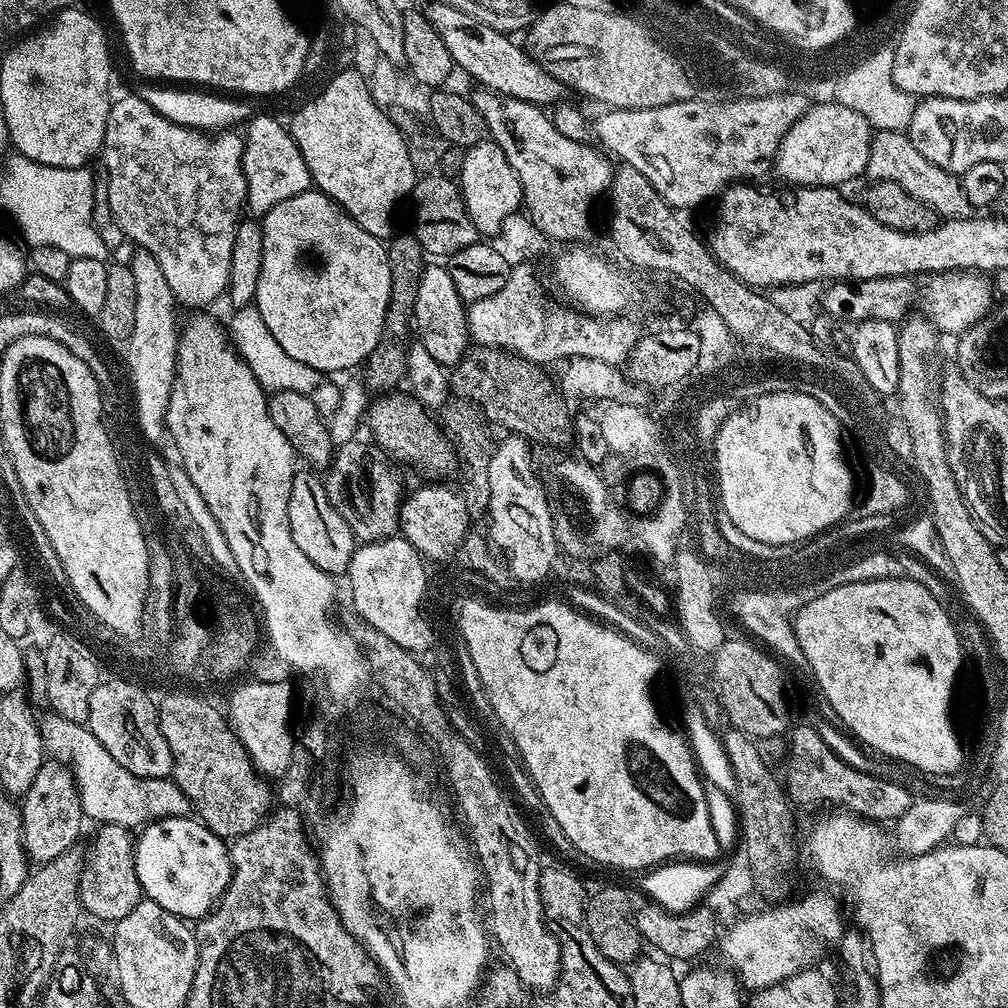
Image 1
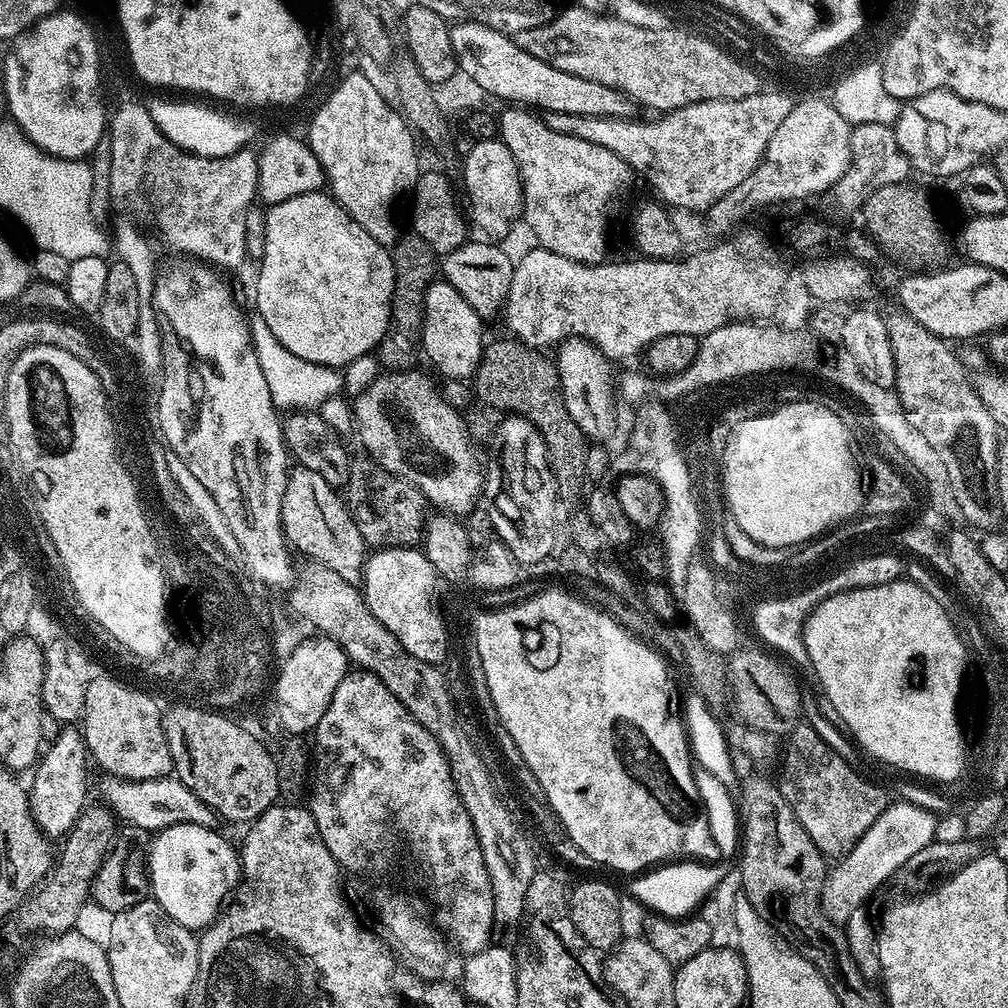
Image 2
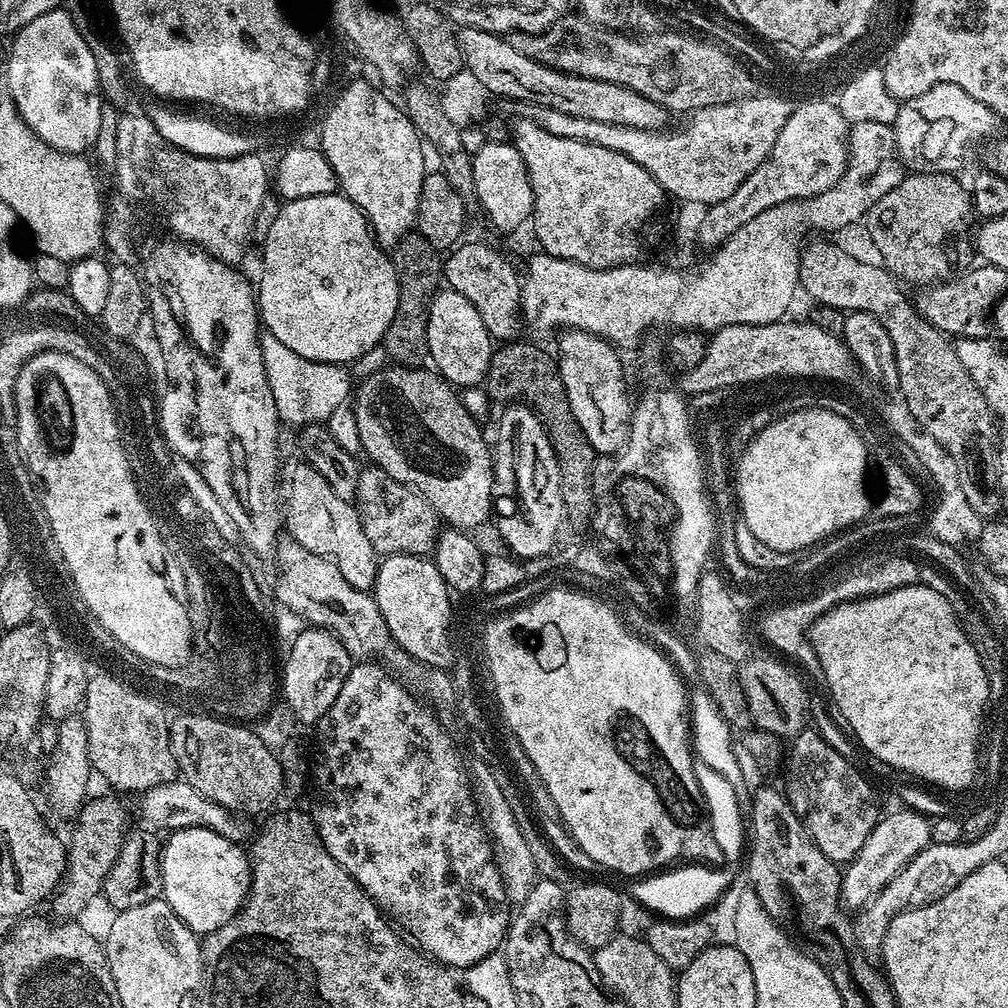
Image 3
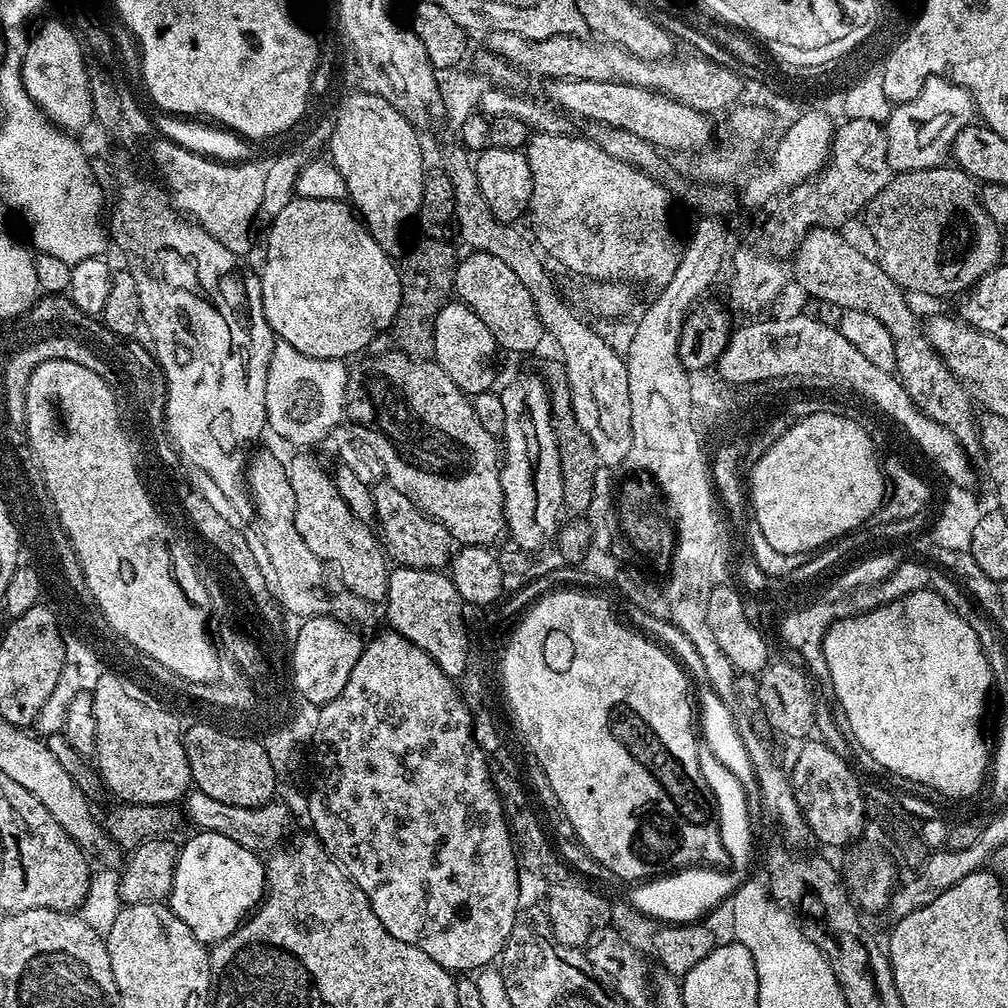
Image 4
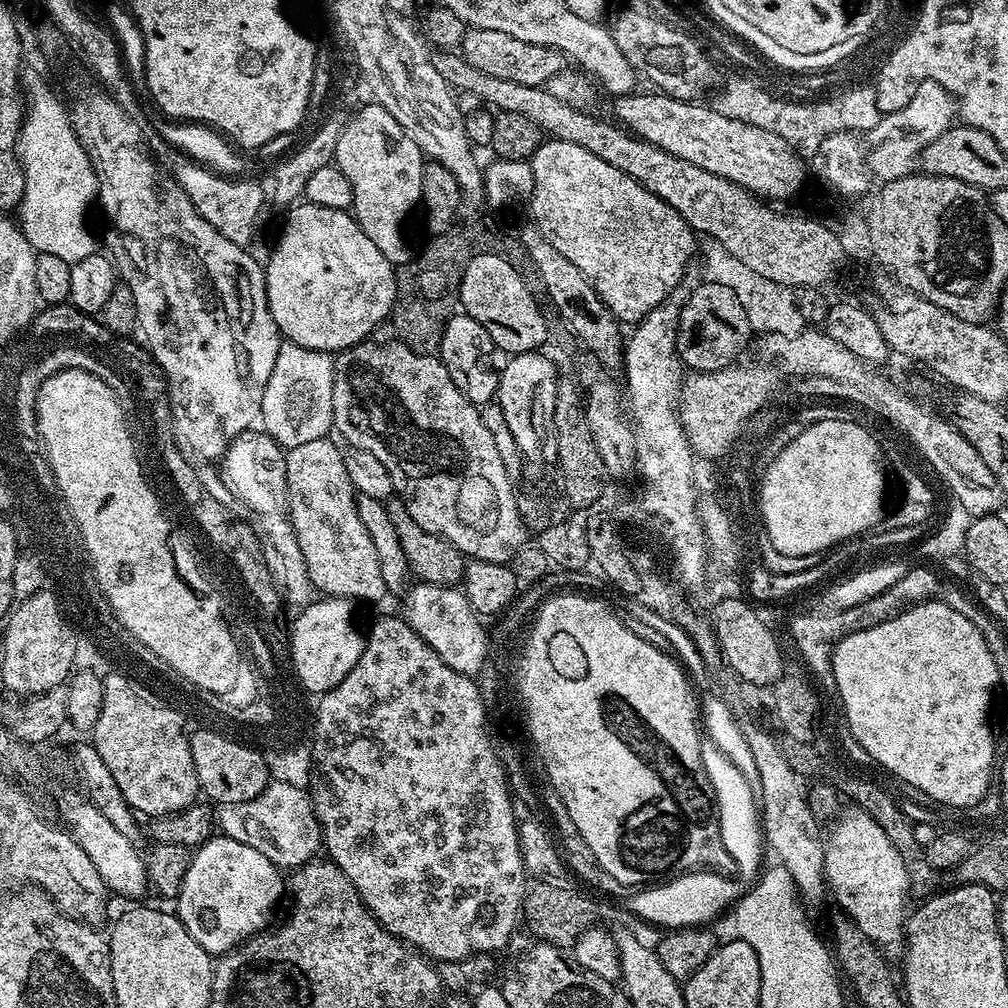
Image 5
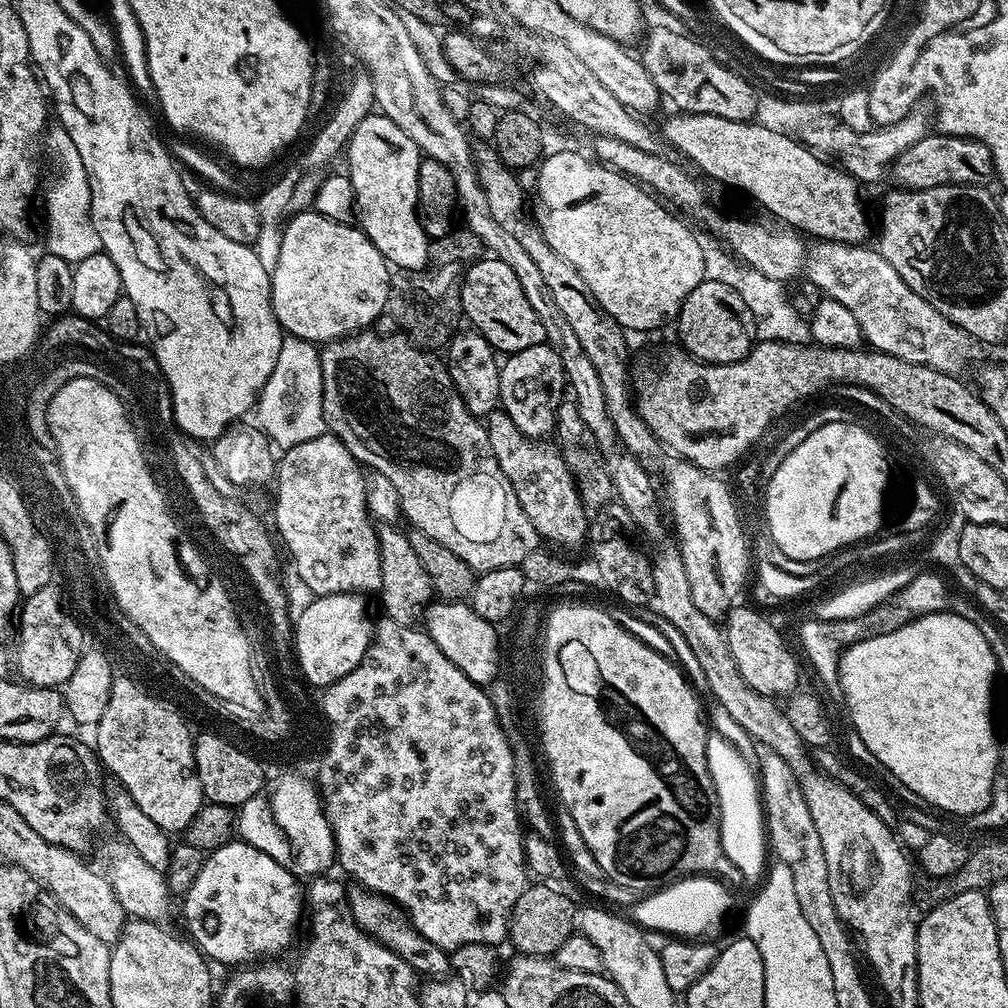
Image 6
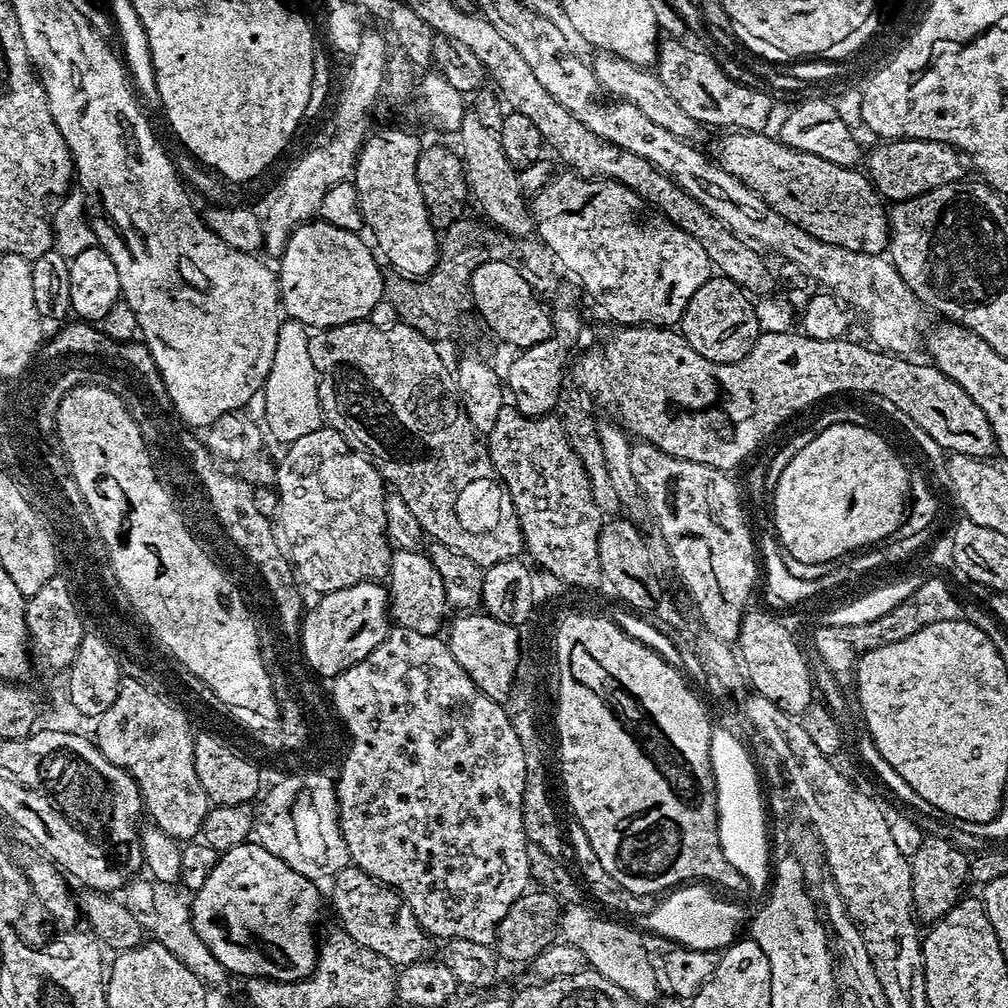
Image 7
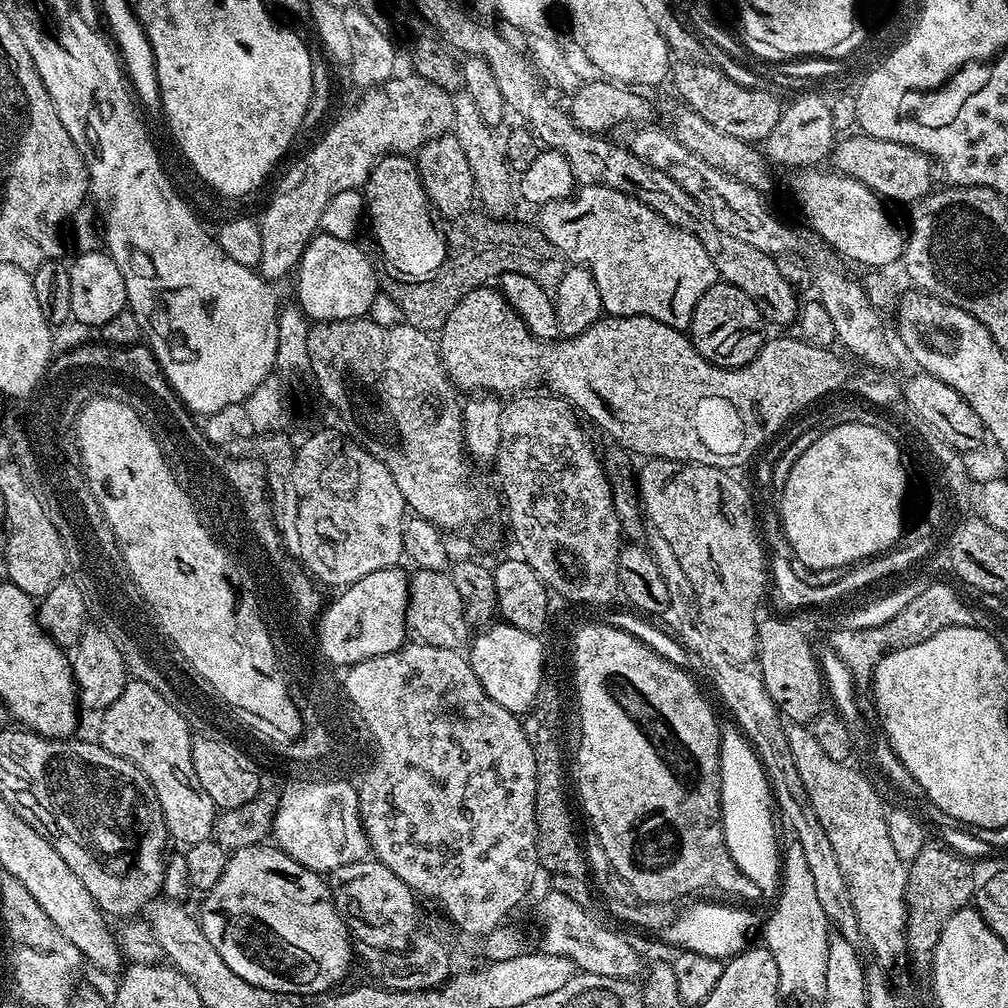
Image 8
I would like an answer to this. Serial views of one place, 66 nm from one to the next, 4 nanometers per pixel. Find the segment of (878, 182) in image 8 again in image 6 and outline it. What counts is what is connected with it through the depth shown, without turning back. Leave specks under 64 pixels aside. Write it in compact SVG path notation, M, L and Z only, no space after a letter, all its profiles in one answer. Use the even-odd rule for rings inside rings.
M929 134L923 136L910 150L906 150L892 163L891 179L896 179L901 189L917 192L947 184L987 185L994 176L994 161L990 150L977 140L965 136Z

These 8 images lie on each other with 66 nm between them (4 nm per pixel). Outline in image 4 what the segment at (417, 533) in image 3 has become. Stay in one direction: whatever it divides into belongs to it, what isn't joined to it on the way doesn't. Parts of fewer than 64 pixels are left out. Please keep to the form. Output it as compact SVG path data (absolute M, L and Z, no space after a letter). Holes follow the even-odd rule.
M390 483L376 484L372 488L372 498L376 511L374 524L389 561L406 568L433 570L444 570L451 565L454 541L452 535L446 530L446 526L442 526L437 520L431 520L425 512L420 511L413 500L406 498L406 494L402 494L402 490L398 490Z

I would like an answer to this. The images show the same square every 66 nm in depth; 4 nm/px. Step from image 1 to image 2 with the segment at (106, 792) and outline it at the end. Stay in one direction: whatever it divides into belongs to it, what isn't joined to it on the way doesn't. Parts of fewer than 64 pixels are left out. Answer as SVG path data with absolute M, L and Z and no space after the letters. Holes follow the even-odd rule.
M169 774L153 780L117 779L113 784L116 785L112 788L110 808L125 825L155 834L179 824L197 824L211 828L217 823L218 817L212 808L206 806L206 802L202 802L202 798L198 798L198 794L191 792L175 775Z

